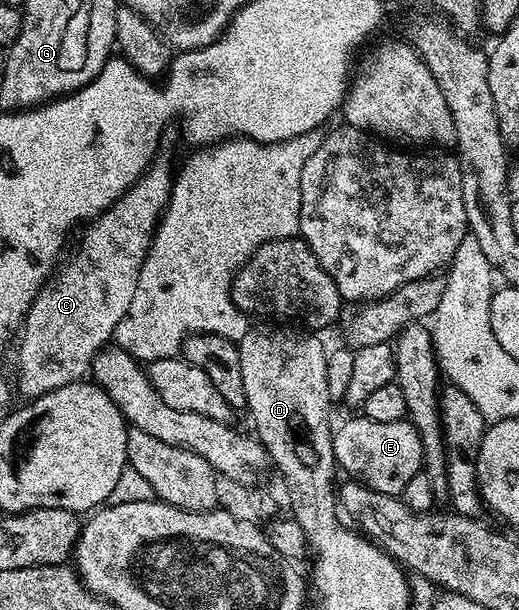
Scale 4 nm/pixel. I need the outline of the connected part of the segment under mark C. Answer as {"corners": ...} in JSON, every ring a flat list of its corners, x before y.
{"corners":[[162,157,156,158,143,176,108,211,103,211,82,228,83,236,79,239,75,256,67,264,64,262,54,278,39,290,39,296,33,301,21,324,23,336,19,339,17,391,24,395,24,400,30,401,53,389,80,382,90,372,95,354,112,342,111,334,118,329,119,323,121,327,133,310,141,265,151,247,159,218,171,197,172,182,173,167,171,171,170,165]]}

